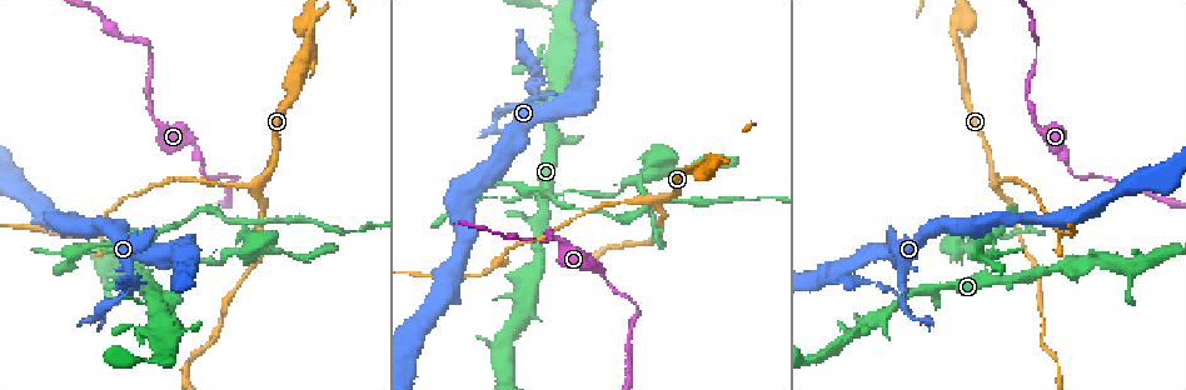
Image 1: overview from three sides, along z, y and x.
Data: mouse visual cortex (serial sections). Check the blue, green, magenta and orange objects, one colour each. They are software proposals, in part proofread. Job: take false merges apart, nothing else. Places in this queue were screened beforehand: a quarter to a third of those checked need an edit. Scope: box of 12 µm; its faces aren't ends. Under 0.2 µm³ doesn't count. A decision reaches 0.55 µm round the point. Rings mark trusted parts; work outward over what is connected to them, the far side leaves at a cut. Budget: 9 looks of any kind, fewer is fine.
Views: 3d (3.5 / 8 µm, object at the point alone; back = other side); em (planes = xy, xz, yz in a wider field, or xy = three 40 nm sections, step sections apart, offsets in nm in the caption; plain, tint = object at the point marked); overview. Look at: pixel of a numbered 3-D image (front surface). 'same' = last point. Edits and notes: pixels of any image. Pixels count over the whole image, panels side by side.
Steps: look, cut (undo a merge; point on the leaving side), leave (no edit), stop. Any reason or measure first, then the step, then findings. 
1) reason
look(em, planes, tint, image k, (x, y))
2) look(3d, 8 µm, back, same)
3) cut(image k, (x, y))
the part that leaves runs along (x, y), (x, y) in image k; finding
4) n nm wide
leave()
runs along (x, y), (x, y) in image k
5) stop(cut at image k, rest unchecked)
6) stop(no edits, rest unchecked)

sharp bend
look(3d, 3.5 µm, image 1, (1036, 41))

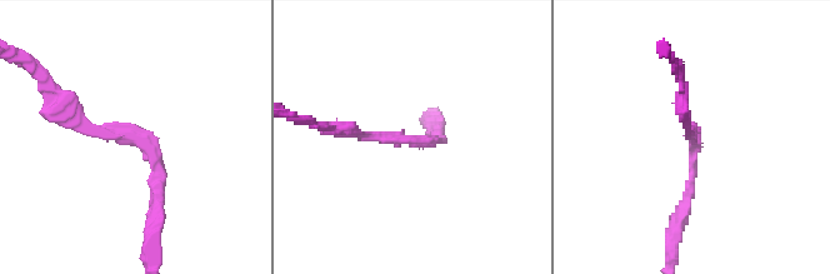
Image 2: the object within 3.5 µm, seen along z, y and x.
look(em, xy, step 1, tint, image 2, (145, 142))

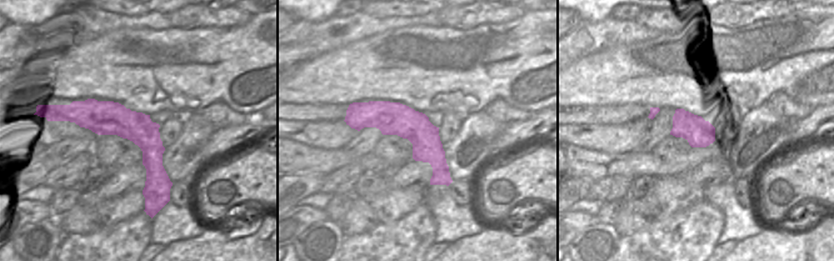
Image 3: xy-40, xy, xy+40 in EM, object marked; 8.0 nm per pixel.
260 nm wide
leave()
runs along (153, 223), (153, 150), (68, 111) in image 2; continuous, no second cell

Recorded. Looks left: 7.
sharp bend
look(em, xy, step 3, tint, image 1, (994, 218))

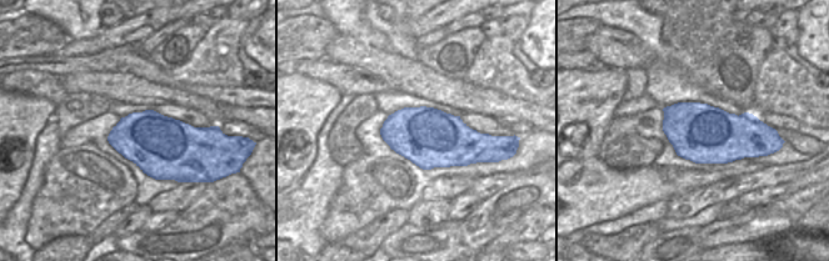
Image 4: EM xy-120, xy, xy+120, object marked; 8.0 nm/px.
look(3d, 3.5 µm, same)

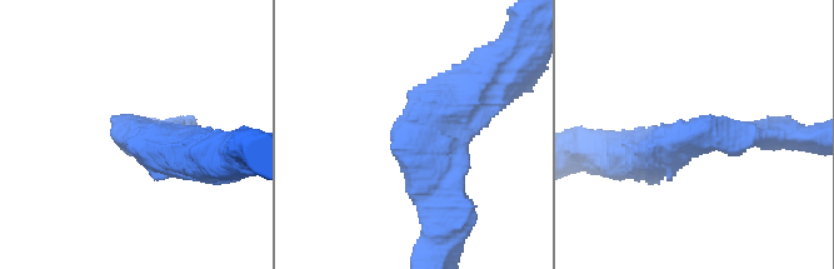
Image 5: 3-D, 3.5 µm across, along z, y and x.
480 nm wide
leave()
runs along (483, 81), (422, 133), (448, 209) in image 5; continuous, no second cell

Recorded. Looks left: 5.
look(3d, 3.5 µm, image 1, (902, 281))

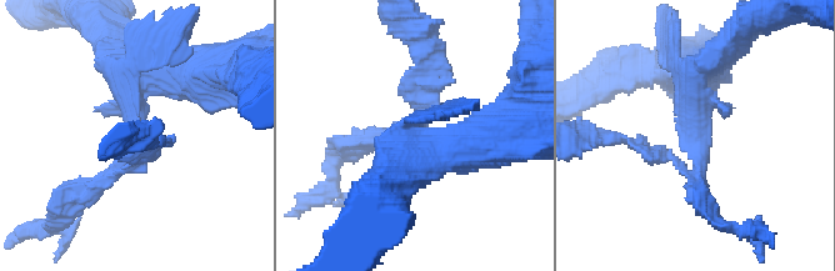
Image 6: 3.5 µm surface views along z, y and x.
look(em, xy, step 2, tint, image 6, (694, 141))

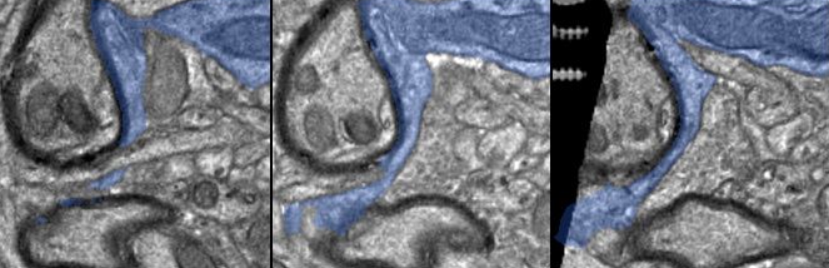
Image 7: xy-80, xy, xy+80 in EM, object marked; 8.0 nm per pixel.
240 nm wide
leave()
runs along (401, 65), (408, 137), (381, 188) in image 7; continuous, no second cell

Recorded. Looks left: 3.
three-way junction
look(3d, 3.5 µm, image 1, (554, 193))

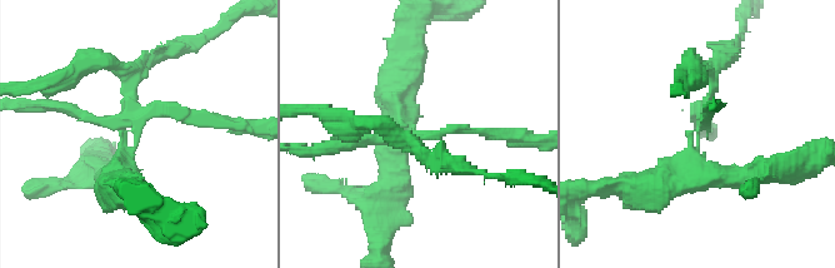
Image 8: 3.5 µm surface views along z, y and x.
look(em, planes, tint, image 8, (701, 123))

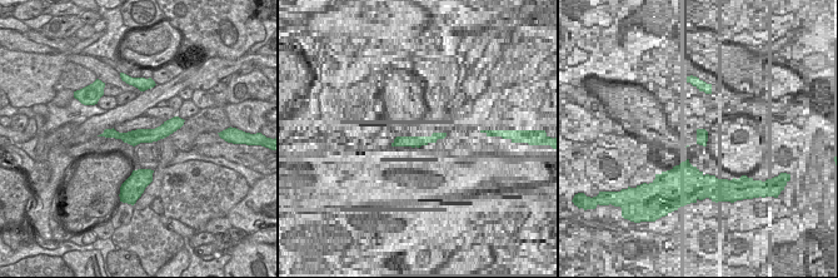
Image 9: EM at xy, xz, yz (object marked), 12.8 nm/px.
look(em, xy, step 1, tint, same)

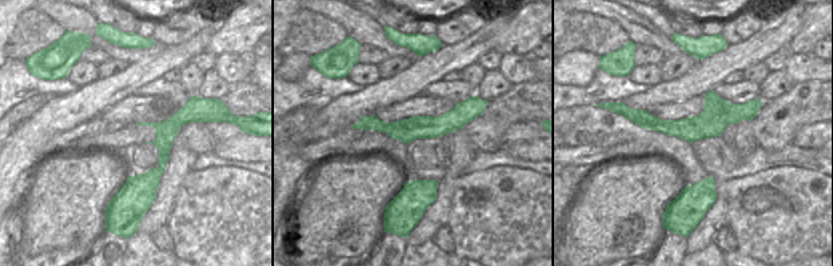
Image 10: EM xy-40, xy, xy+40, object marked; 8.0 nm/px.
cut(image 8, (133, 99))
the part that leaves runs along (133, 132), (155, 109), (233, 124) in image 8; a second cell is stuck on

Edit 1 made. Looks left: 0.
stop(cut at image 8, rest unchecked)

